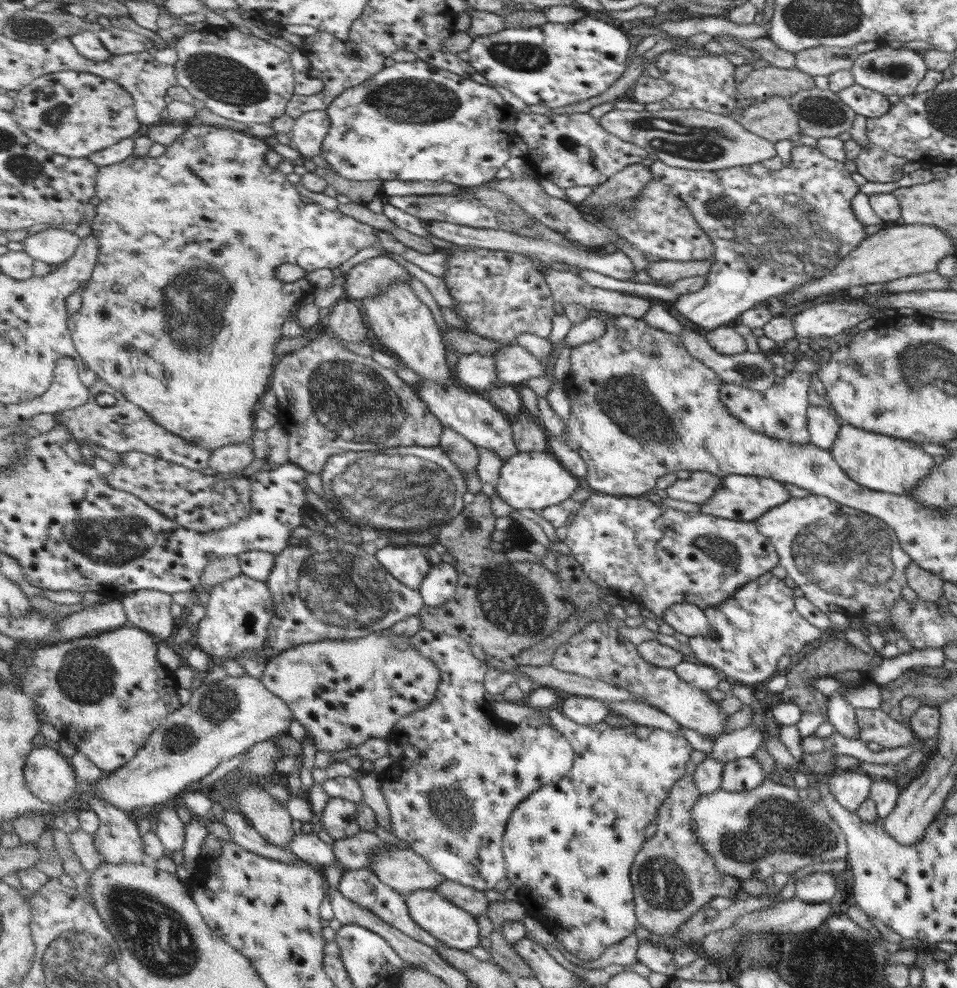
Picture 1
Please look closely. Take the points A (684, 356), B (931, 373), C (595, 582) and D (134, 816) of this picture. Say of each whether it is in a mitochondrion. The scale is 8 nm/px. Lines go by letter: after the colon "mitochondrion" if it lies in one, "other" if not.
A: other
B: mitochondrion
C: other
D: other

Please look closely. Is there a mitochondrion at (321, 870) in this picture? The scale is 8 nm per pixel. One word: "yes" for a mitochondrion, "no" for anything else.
no

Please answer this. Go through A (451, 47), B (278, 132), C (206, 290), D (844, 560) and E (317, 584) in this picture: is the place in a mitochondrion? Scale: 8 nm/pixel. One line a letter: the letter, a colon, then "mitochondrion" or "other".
A: other
B: other
C: mitochondrion
D: mitochondrion
E: mitochondrion

